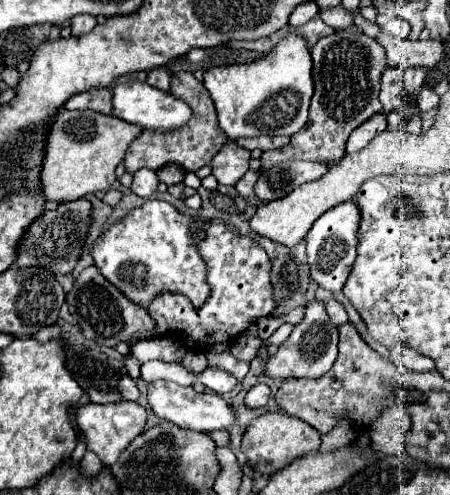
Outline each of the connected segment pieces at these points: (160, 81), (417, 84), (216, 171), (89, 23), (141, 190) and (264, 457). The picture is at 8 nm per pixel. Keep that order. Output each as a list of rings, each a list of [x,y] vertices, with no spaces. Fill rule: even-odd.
[[[163,67],[153,69],[153,71],[149,71],[147,83],[149,83],[149,85],[155,85],[155,87],[161,89],[161,91],[169,91],[169,73],[167,73]]]
[[[409,67],[405,69],[405,89],[409,91],[409,95],[417,95],[423,81],[425,81],[425,73],[427,69],[425,67]]]
[[[227,141],[225,149],[221,149],[221,153],[217,153],[217,157],[213,157],[211,161],[213,167],[213,175],[221,185],[235,185],[247,171],[249,171],[249,151],[241,149],[235,141]]]
[[[77,15],[77,17],[71,19],[73,35],[83,35],[83,33],[91,31],[95,25],[97,25],[97,21],[95,21],[95,17],[91,17],[91,15]]]
[[[143,168],[133,174],[133,183],[136,185],[136,188],[132,188],[133,193],[140,197],[148,197],[157,191],[159,179],[154,170]]]
[[[275,411],[275,413],[263,413],[247,425],[247,431],[245,431],[243,443],[241,443],[241,451],[247,455],[249,465],[255,471],[273,475],[275,471],[293,463],[297,457],[317,451],[319,445],[321,445],[321,433],[317,429],[313,429],[305,421],[291,417],[283,411]]]

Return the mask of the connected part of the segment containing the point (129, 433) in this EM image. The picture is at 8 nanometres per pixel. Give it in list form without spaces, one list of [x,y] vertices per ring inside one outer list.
[[[117,401],[107,405],[97,403],[85,403],[79,405],[75,411],[75,425],[79,433],[83,433],[87,449],[91,449],[105,467],[111,467],[119,453],[137,437],[143,433],[143,425],[147,421],[147,409],[143,409],[139,403],[133,401]]]

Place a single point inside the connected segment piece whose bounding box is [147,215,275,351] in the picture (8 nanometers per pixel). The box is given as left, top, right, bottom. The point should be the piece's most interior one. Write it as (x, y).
(238, 270)

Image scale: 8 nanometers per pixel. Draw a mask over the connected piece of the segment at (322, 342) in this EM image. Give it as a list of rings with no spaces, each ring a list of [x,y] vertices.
[[[311,301],[305,307],[303,319],[295,325],[291,335],[277,347],[277,351],[265,363],[265,375],[273,379],[317,379],[323,377],[337,357],[337,327],[329,321],[321,301]]]

